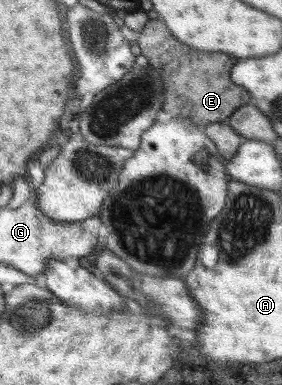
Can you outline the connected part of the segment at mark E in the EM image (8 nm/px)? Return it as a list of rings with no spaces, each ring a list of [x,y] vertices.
[[[150,19],[146,22],[136,40],[141,54],[150,64],[155,64],[165,82],[165,104],[163,110],[173,119],[189,117],[199,128],[208,124],[226,122],[233,111],[251,102],[249,91],[231,81],[231,68],[237,58],[222,52],[201,52],[199,49],[181,44],[163,19]]]

